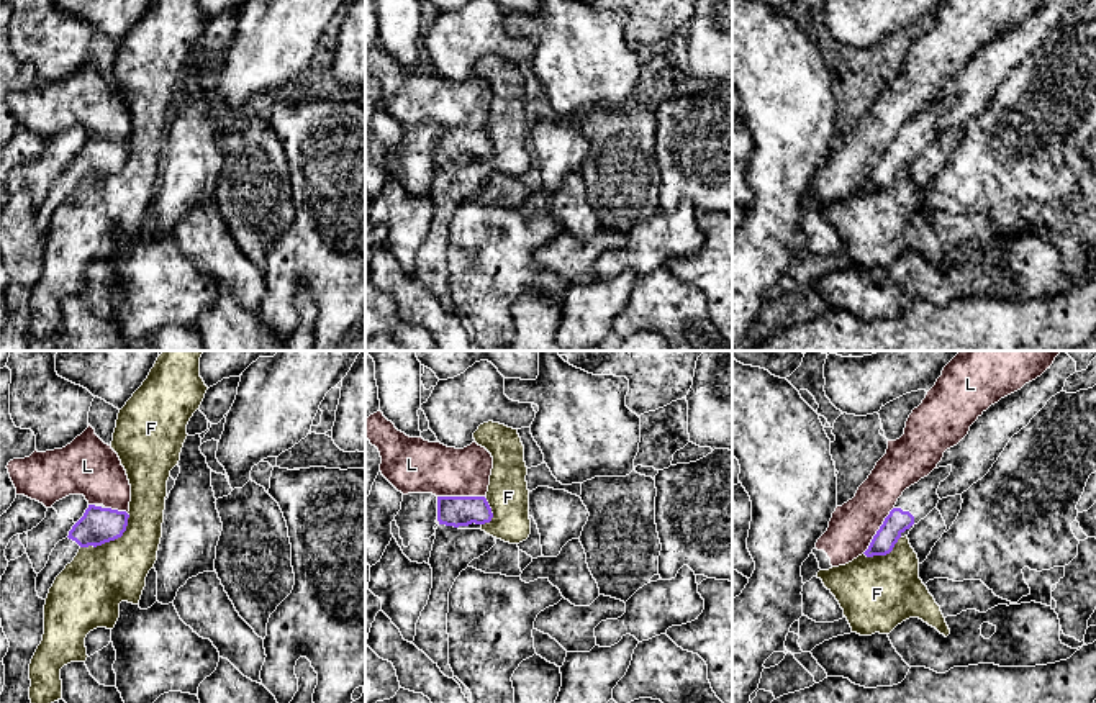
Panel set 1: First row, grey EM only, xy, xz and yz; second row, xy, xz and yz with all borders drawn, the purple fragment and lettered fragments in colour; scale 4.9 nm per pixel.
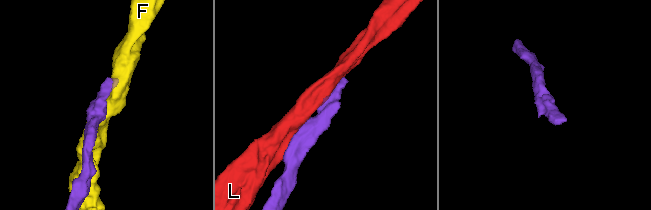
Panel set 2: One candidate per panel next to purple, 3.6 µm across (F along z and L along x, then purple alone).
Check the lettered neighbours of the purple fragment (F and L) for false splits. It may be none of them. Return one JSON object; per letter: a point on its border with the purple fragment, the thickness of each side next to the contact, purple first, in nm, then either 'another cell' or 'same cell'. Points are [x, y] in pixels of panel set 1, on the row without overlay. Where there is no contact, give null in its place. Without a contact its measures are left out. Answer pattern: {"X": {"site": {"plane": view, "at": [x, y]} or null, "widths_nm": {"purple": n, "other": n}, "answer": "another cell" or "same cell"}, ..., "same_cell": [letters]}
{"F": {"site": {"plane": "xy", "at": [110, 172]}, "widths_nm": {"purple": 180, "other": 320}, "answer": "another cell"}, "L": {"site": {"plane": "xz", "at": [461, 130]}, "widths_nm": {"purple": 150, "other": 260}, "answer": "another cell"}, "same_cell": []}

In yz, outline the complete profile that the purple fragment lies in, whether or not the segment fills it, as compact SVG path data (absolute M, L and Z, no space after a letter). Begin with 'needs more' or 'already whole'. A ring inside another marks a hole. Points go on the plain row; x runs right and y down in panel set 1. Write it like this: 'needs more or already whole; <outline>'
needs more; M952 98L934 102L927 110L906 121L863 187L867 190L890 187L898 172L908 169L937 139L940 133L937 121L950 105Z

